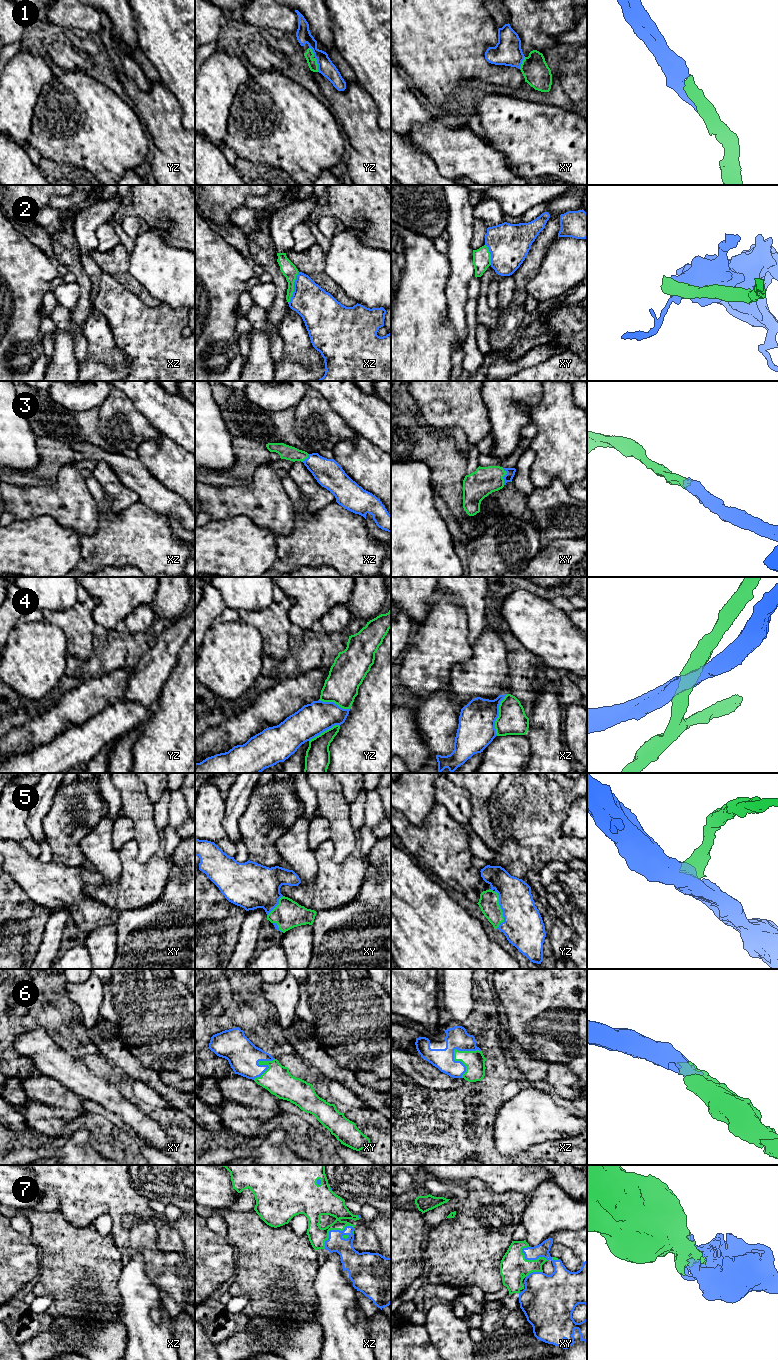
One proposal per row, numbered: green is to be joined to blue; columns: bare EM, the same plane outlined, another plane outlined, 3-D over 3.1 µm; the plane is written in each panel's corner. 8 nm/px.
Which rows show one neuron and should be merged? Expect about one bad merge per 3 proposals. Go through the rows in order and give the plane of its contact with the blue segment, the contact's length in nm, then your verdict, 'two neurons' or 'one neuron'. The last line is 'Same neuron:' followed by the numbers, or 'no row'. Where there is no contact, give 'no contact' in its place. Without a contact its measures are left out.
1: yz | 220 nm | one neuron
2: xz | 280 nm | two neurons
3: xy | 140 nm | one neuron
4: xz | 340 nm | two neurons
5: yz | 300 nm | one neuron
6: xz | 280 nm | one neuron
7: xz | 300 nm | one neuron
Same neuron: 1, 3, 5, 6, 7

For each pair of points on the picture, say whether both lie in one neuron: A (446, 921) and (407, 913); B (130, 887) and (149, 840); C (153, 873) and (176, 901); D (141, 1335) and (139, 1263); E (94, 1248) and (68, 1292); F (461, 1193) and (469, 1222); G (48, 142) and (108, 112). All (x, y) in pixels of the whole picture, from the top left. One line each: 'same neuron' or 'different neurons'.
A: same neuron
B: different neurons
C: different neurons
D: same neuron
E: same neuron
F: different neurons
G: same neuron

